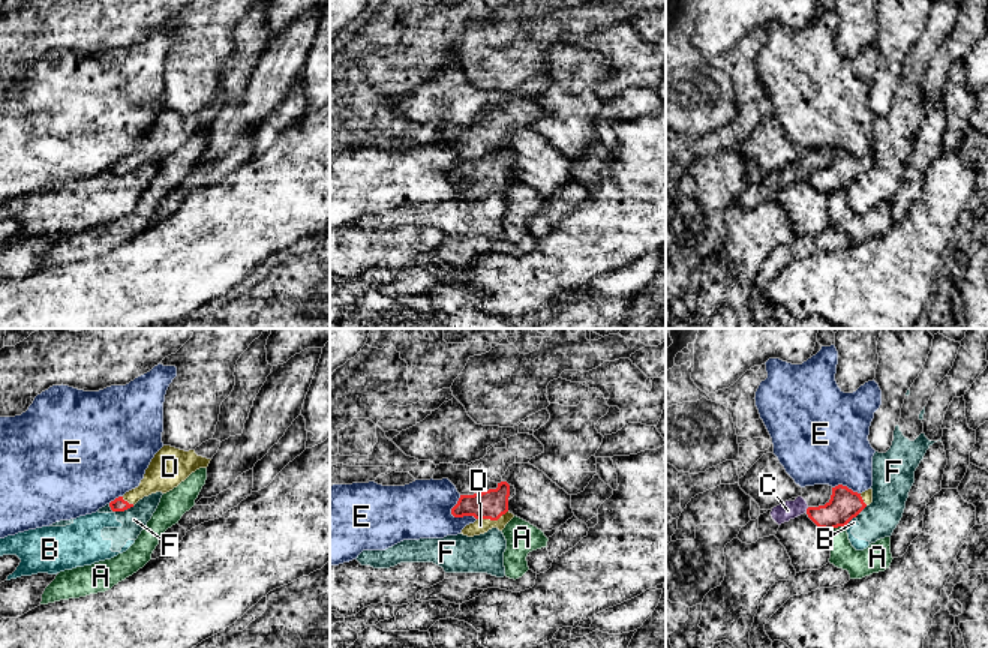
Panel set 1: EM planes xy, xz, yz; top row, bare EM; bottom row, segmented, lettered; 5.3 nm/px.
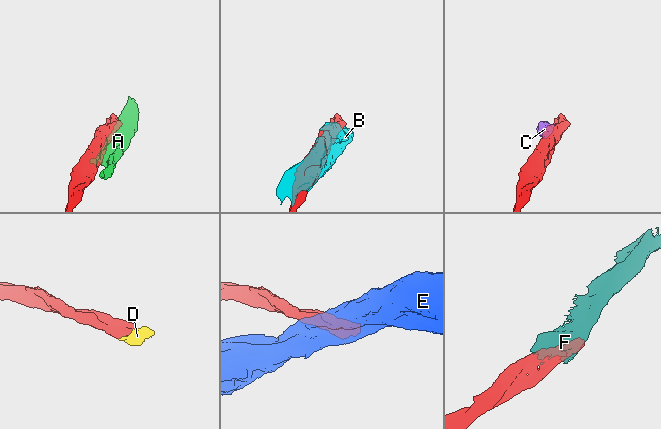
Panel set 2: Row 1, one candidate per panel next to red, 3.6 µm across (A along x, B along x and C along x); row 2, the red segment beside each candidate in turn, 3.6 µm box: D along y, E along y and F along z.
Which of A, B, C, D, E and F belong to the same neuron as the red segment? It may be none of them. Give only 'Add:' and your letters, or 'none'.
Add: D

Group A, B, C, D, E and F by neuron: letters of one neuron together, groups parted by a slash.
A / B F / C / D / E

